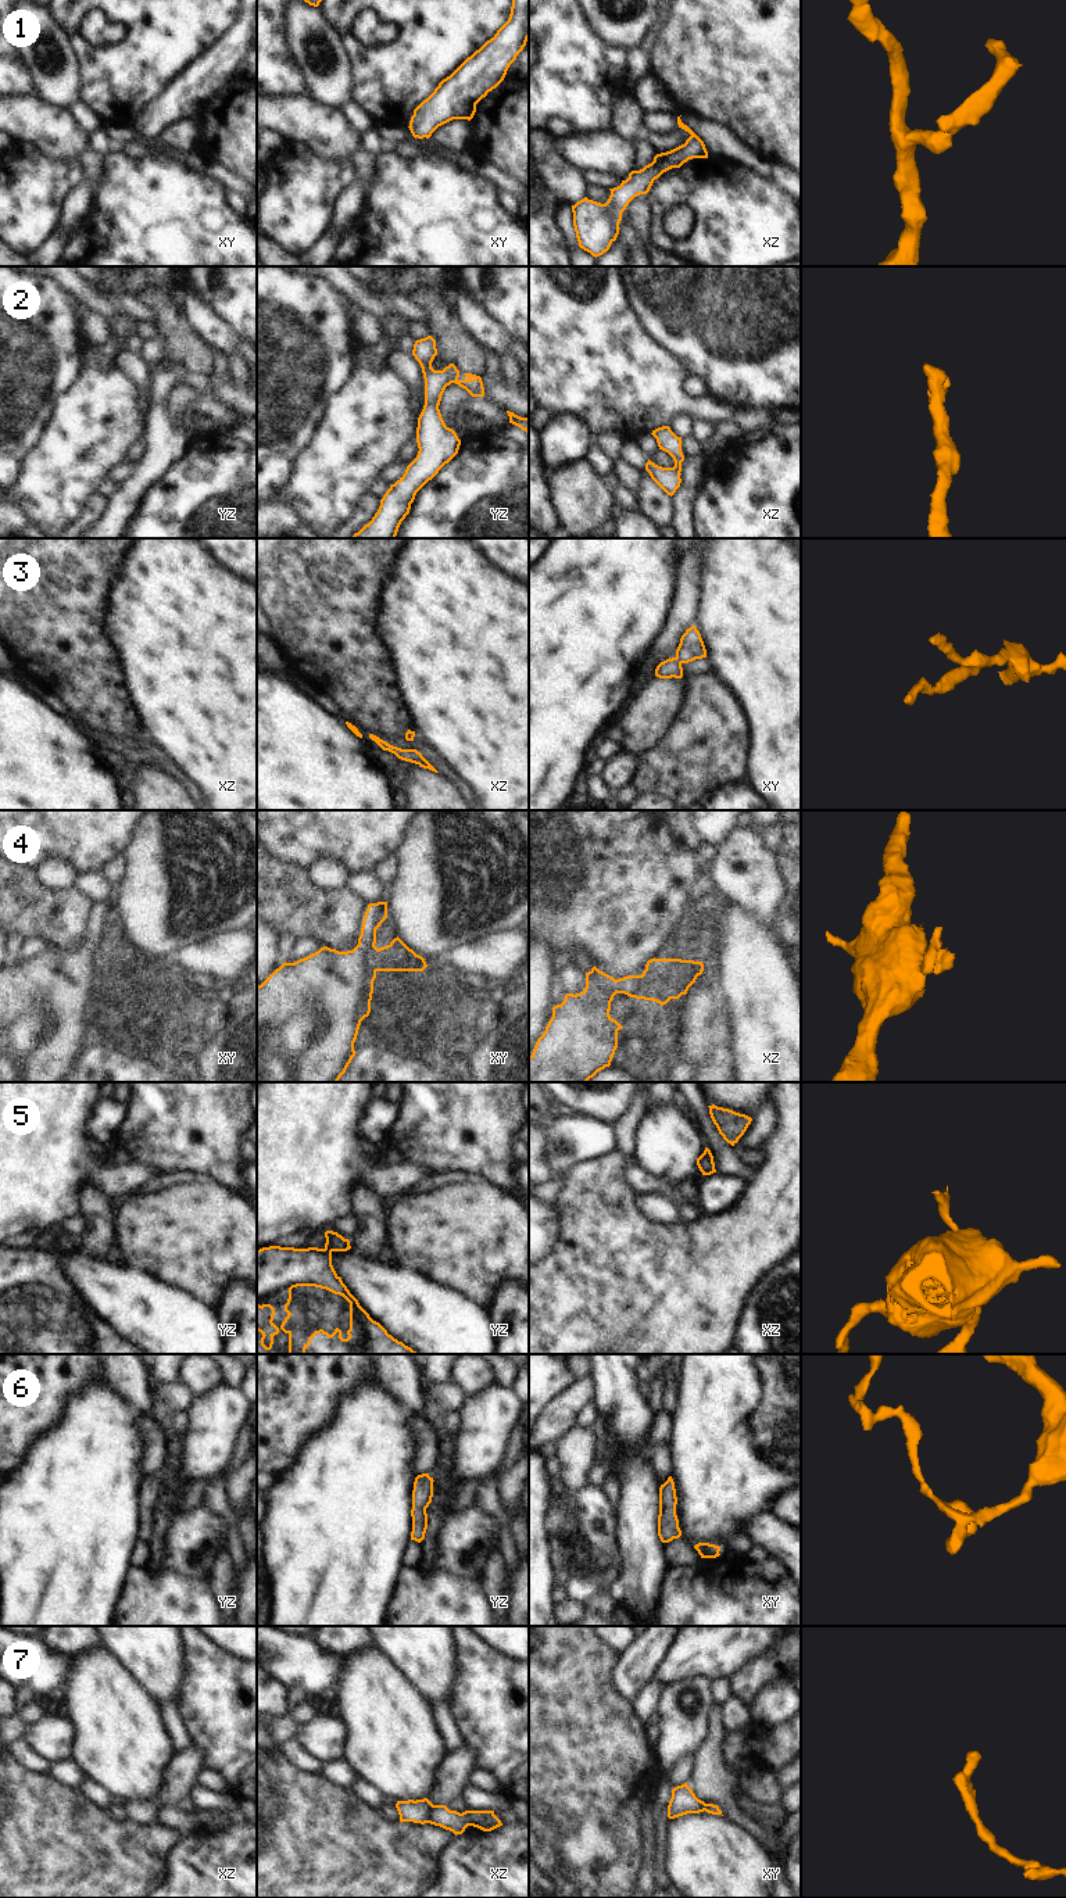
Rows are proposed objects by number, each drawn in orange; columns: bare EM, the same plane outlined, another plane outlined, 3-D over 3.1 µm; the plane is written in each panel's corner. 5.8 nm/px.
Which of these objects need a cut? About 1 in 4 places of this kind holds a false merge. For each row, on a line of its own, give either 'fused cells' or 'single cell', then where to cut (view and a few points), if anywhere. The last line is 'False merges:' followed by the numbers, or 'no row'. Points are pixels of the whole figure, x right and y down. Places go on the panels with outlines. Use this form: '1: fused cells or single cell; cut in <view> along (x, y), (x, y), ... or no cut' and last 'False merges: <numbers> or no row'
1: single cell; no cut
2: single cell; no cut
3: single cell; no cut
4: fused cells; cut in xy along (375, 941), (365, 959), (375, 971)
5: single cell; no cut
6: single cell; no cut
7: fused cells; cut in xz along (433, 1805), (426, 1822)
False merges: 4, 7

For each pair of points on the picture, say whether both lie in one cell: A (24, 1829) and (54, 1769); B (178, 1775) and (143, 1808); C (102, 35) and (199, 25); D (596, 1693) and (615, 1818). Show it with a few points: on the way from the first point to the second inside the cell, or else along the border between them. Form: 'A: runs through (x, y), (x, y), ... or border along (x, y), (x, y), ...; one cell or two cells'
A: border along (50, 1776), (67, 1787), (77, 1789); two cells
B: runs through (174, 1784), (153, 1805); one cell
C: border along (125, 27), (125, 35), (114, 45), (93, 45); two cells
D: runs through (596, 1723), (610, 1755), (610, 1787); one cell

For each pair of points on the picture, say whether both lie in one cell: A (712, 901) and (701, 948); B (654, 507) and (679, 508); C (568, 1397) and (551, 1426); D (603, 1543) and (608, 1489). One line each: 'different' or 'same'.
A: different
B: different
C: same
D: different

